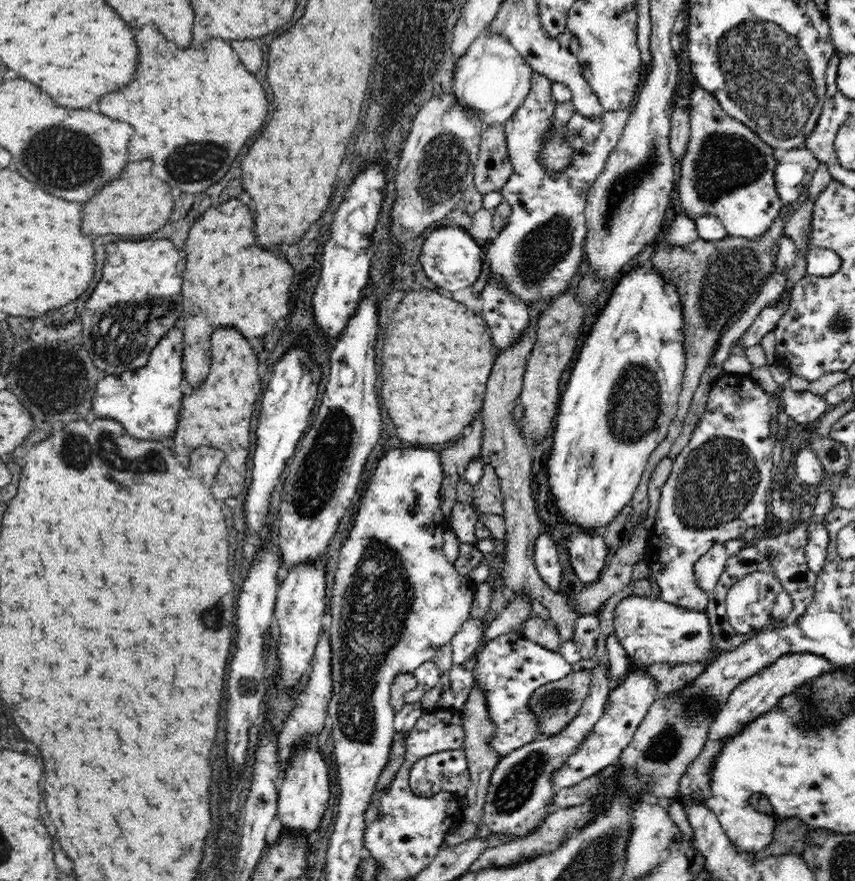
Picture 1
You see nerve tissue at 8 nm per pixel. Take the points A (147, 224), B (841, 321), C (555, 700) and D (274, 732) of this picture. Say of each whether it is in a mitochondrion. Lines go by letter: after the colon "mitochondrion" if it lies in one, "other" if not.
A: other
B: mitochondrion
C: mitochondrion
D: other

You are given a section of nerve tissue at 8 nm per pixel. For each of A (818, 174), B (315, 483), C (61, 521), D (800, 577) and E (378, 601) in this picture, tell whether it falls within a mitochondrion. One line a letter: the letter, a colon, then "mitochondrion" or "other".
A: other
B: mitochondrion
C: other
D: other
E: mitochondrion

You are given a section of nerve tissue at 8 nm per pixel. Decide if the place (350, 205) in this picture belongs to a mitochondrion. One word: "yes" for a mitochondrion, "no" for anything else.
no

